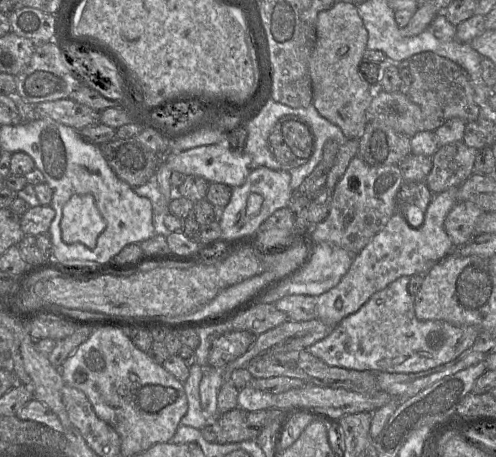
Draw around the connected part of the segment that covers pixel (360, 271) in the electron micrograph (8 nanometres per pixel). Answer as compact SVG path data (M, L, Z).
M458 188L434 194L419 228L411 227L400 214L394 214L365 248L354 256L353 263L341 281L317 298L317 319L338 325L345 317L355 313L376 292L402 276L425 275L454 249L445 231L444 222L455 206Z

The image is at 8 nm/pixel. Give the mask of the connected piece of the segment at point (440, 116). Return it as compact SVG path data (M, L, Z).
M421 52L409 58L408 68L412 75L412 83L409 88L403 90L406 91L410 100L420 107L424 117L424 131L435 132L437 128L453 118L460 118L466 123L480 118L480 109L474 101L474 90L469 76L460 65L433 52Z

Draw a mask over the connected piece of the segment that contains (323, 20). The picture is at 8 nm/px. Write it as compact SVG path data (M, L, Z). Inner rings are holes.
M335 2L331 8L318 14L316 44L308 61L308 70L313 88L312 104L322 117L337 125L348 140L359 140L362 137L367 125L367 109L374 97L374 88L362 78L359 71L367 41L368 32L355 3Z

